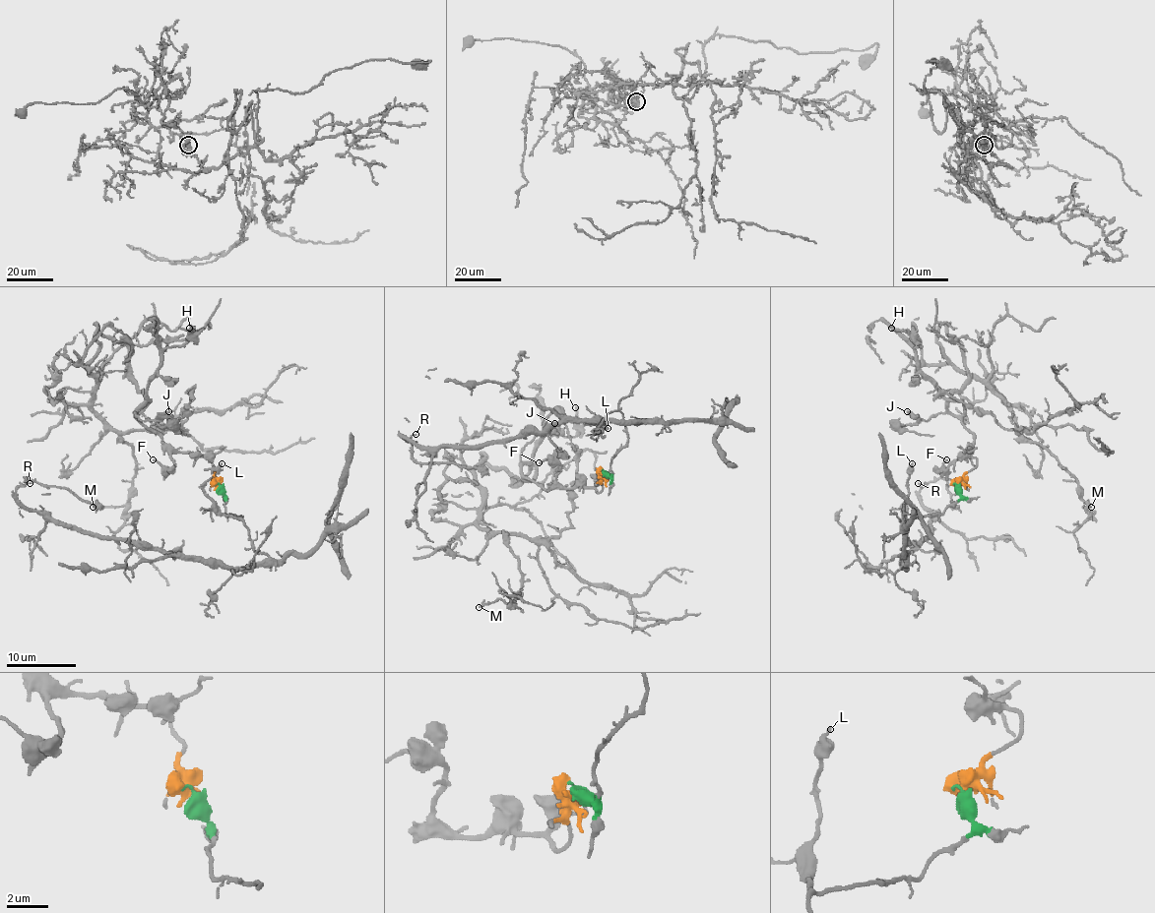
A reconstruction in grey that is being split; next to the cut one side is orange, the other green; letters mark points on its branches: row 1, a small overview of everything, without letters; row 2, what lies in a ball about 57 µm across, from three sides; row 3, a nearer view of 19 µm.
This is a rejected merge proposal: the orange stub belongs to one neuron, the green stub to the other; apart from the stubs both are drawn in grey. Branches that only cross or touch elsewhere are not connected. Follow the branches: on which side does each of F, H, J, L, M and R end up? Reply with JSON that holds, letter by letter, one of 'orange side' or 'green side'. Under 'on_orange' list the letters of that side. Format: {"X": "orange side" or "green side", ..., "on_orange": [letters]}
{"F": "orange side", "H": "orange side", "J": "orange side", "L": "green side", "M": "orange side", "R": "green side", "on_orange": ["F", "H", "J", "M"]}

